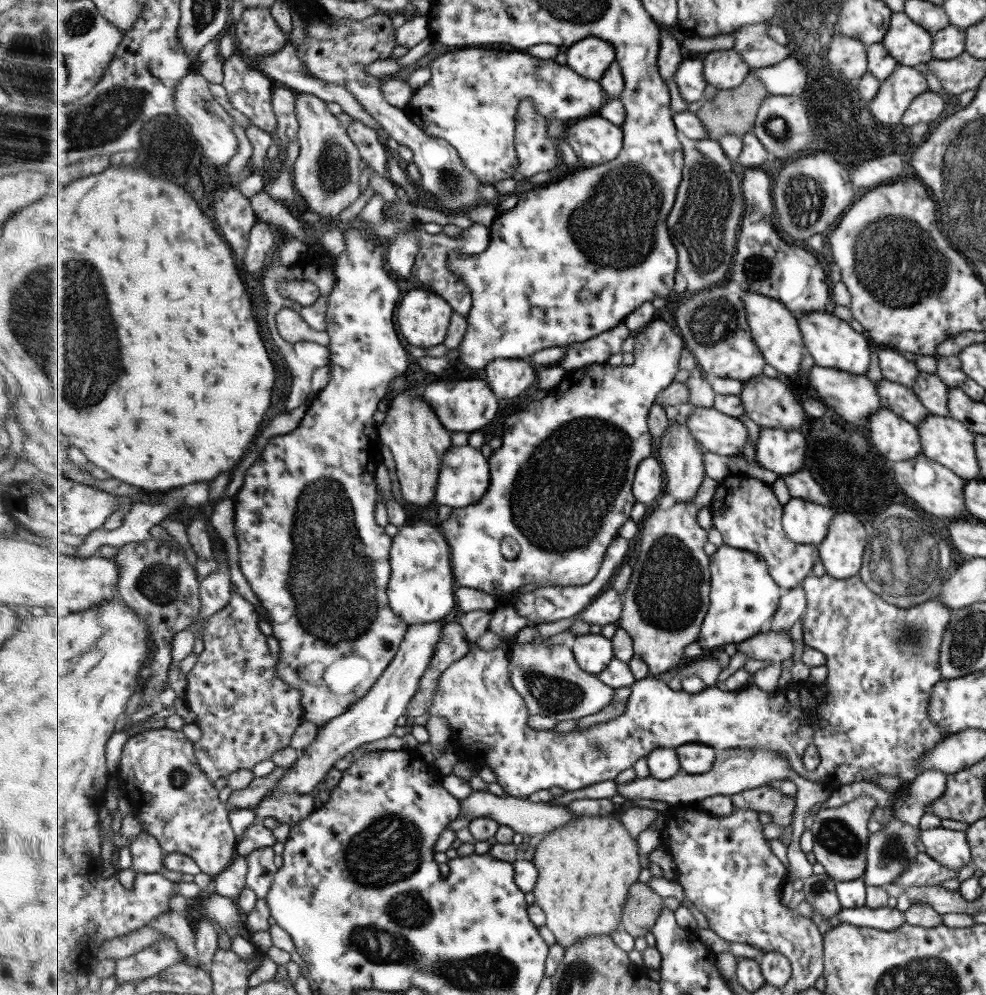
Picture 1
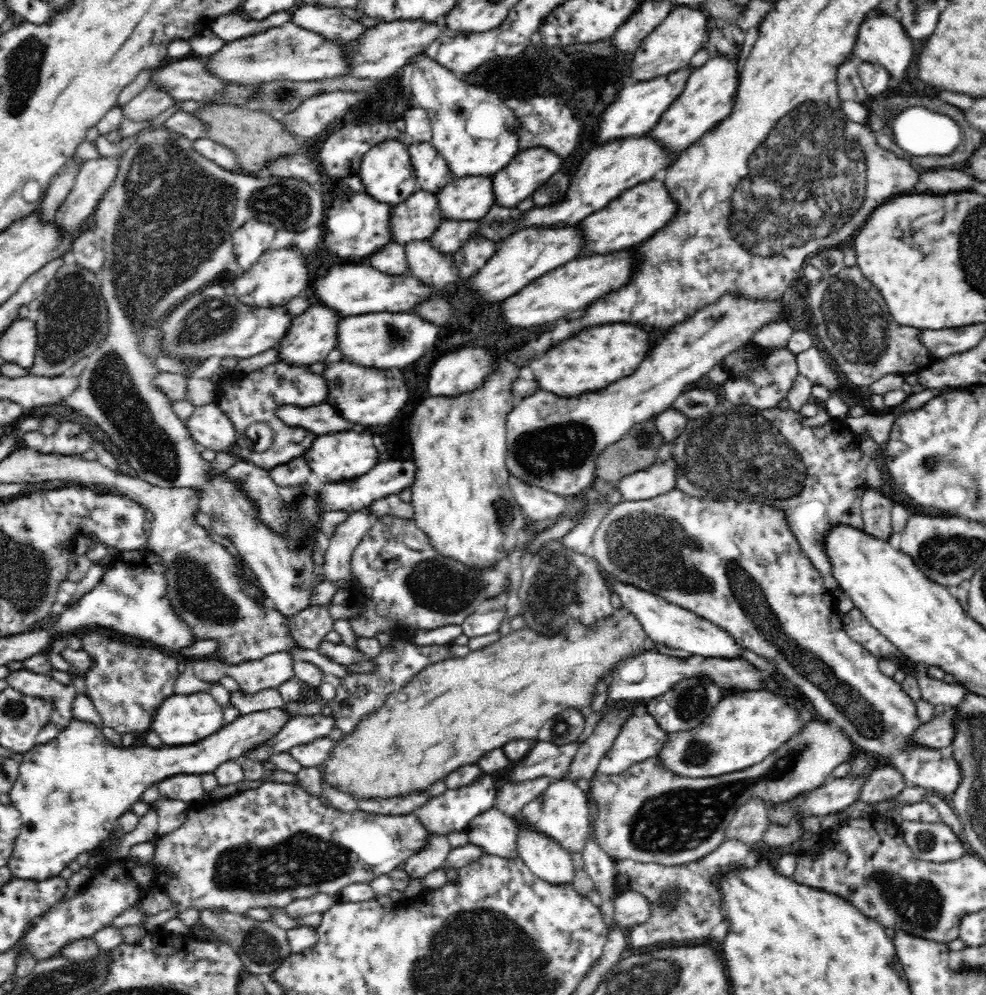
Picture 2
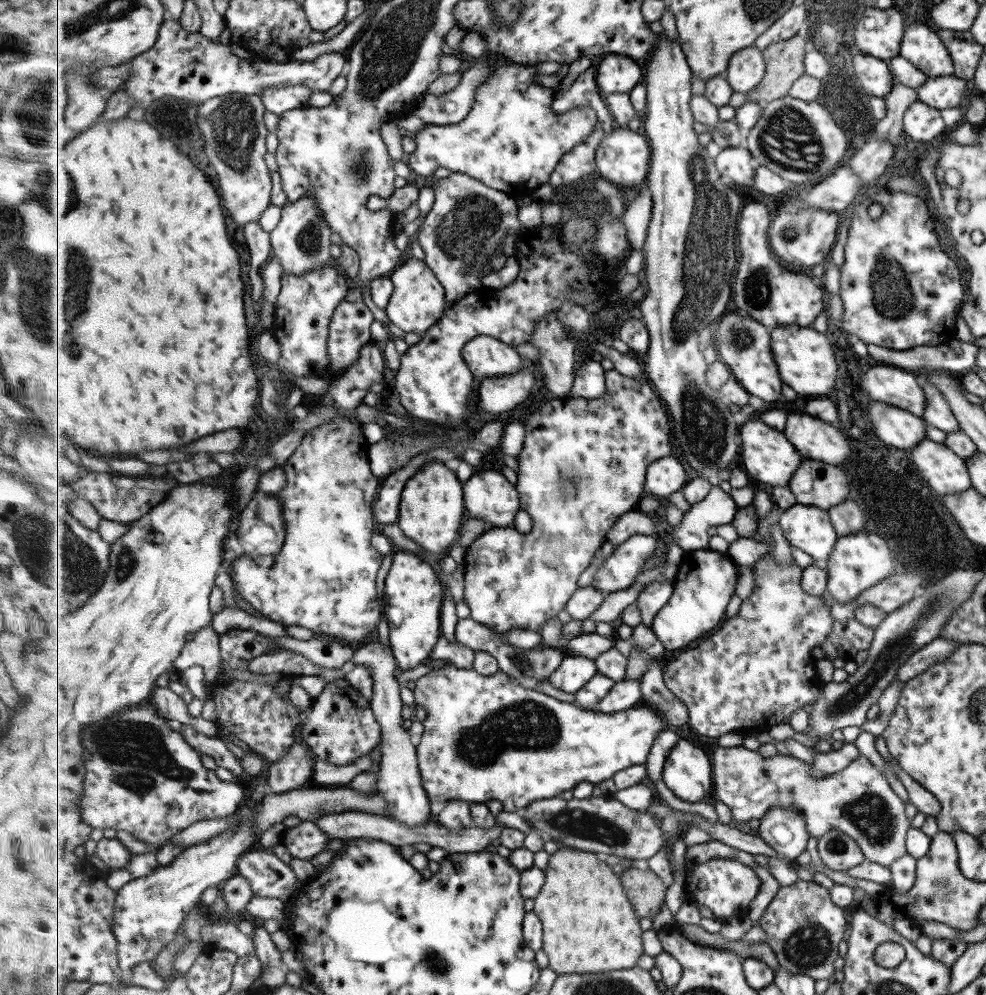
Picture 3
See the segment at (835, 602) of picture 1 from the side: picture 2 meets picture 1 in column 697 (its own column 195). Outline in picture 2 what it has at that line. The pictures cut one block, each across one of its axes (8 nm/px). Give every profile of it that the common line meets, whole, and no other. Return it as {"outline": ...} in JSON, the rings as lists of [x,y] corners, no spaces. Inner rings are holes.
{"outline":[[[208,692],[196,694],[172,694],[154,711],[150,730],[159,734],[164,746],[178,747],[198,743],[203,738],[218,732],[226,725],[223,719],[223,708]]]}

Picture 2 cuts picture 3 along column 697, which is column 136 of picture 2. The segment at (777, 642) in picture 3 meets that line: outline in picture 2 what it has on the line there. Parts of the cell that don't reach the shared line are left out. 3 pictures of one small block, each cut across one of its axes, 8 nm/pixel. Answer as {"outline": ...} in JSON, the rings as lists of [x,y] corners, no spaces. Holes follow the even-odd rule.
{"outline":[[[99,632],[84,633],[81,644],[91,658],[91,667],[84,672],[86,695],[100,713],[103,728],[110,727],[121,734],[149,732],[154,711],[174,692],[179,661],[155,648],[135,646],[128,640],[112,638]]]}

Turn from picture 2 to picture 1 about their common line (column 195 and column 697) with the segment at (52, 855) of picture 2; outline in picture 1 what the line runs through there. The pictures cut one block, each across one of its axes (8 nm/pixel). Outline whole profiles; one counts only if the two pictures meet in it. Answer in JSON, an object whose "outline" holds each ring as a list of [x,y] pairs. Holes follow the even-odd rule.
{"outline":[[[685,744],[677,747],[676,751],[684,773],[705,774],[713,769],[716,762],[715,749],[709,745]]]}

